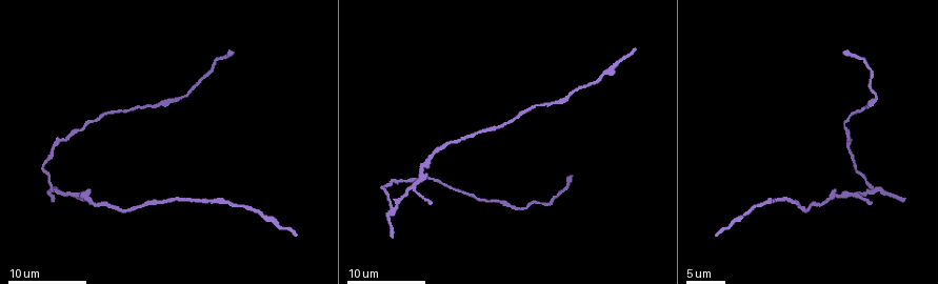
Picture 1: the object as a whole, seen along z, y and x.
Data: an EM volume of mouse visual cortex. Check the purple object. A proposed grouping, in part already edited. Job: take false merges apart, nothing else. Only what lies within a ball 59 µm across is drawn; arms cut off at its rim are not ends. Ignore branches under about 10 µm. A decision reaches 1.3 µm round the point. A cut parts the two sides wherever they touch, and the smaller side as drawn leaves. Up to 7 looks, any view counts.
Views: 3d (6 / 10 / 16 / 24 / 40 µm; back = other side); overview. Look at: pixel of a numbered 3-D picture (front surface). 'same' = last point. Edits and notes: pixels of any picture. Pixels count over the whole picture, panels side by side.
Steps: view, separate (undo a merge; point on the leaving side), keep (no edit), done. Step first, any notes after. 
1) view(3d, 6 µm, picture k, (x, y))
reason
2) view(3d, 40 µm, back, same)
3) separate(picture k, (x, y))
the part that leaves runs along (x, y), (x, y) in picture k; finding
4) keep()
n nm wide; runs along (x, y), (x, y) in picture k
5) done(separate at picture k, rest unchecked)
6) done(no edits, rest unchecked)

view(3d, 16 µm, picture 1, (497, 200))
thick turns thin

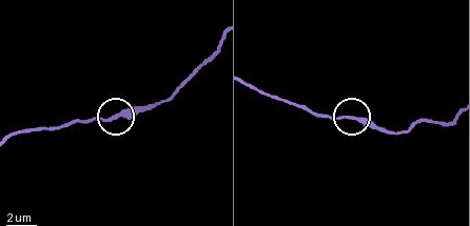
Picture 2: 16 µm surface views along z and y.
keep()
runs along (15, 135), (150, 110) in picture 2; continuous, no second neuron

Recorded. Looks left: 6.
view(3d, 10 µm, picture 1, (187, 90))
thick turns thin

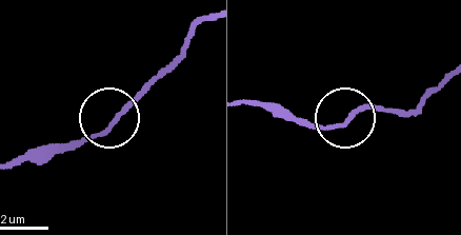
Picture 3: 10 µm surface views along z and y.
keep()
continuous, no second neuron

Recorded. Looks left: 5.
view(3d, 6 µm, picture 1, (88, 200))
thick turns thin

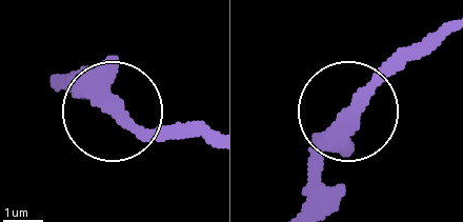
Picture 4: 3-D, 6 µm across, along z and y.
keep()
310 nm wide; runs along (60, 82), (129, 122), (187, 128) in picture 4; all the same neuron

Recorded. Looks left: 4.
view(3d, 10 µm, picture 1, (481, 129))
sudden change in width

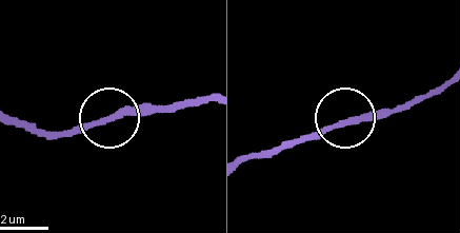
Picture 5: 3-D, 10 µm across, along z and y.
keep()
runs along (8, 119), (63, 131), (136, 113), (170, 113) in picture 5; one neuron here

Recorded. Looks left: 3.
done(no edits, rest unchecked)

